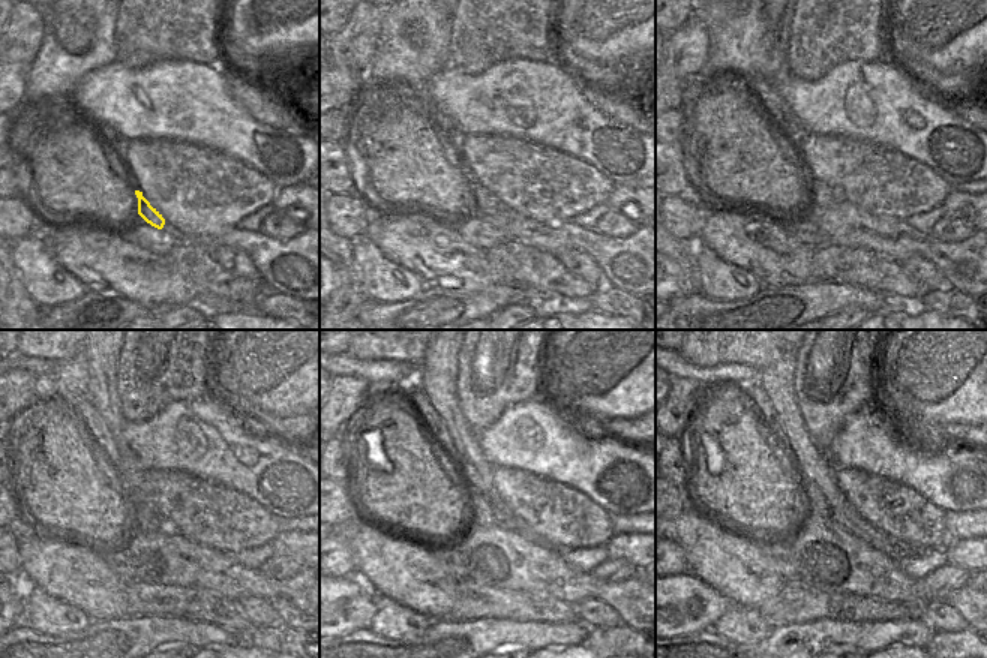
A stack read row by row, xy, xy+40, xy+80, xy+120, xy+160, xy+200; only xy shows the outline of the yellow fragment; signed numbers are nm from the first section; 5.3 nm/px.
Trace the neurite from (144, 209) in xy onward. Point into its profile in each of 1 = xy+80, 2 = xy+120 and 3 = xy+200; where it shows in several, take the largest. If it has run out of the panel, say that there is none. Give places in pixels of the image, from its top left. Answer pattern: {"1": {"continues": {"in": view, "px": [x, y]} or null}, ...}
{"1": {"continues": {"in": "xy+80", "px": [824, 195]}}, "2": {"continues": {"in": "xy+120", "px": [144, 519]}}, "3": {"continues": {"in": "xy+200", "px": [815, 504]}}}

